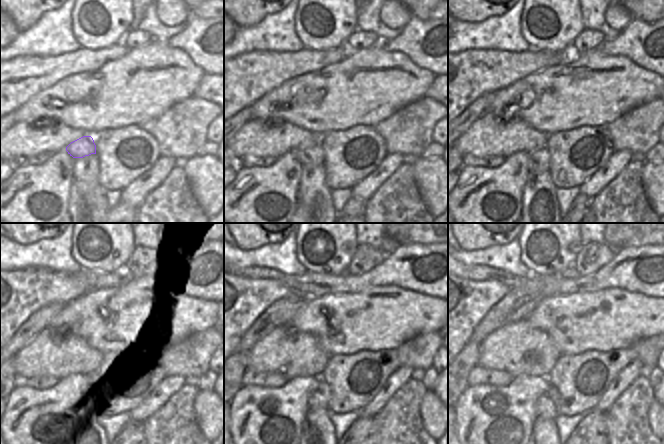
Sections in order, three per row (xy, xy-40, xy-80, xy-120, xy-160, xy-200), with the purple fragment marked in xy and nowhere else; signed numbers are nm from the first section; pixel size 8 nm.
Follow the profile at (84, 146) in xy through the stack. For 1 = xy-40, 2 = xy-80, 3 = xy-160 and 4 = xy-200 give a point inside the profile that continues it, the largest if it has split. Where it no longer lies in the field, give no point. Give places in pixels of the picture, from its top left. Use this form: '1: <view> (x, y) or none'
1: xy-40 (313, 155)
2: xy-80 (539, 160)
3: xy-160 (321, 396)
4: xy-200 (547, 405)

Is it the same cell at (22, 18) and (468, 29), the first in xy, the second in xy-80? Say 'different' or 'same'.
different

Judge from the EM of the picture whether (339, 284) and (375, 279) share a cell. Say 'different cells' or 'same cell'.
same cell

